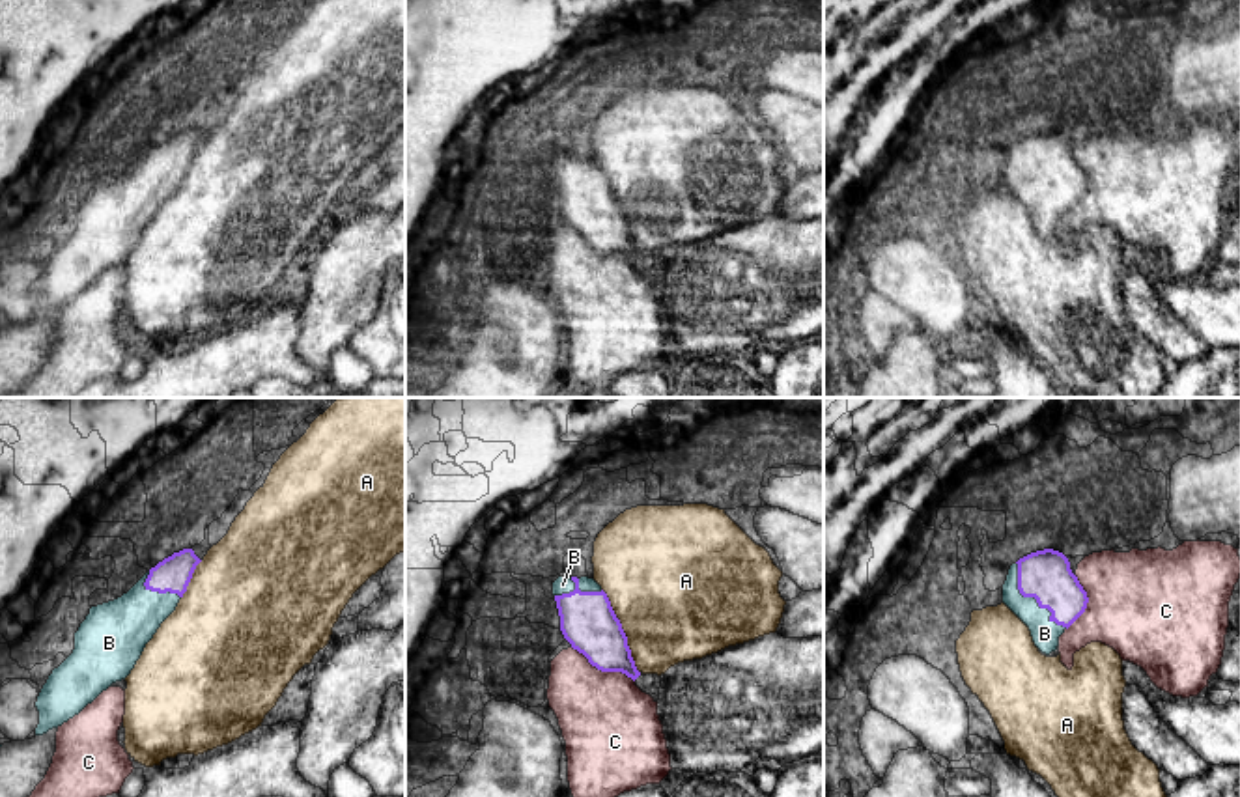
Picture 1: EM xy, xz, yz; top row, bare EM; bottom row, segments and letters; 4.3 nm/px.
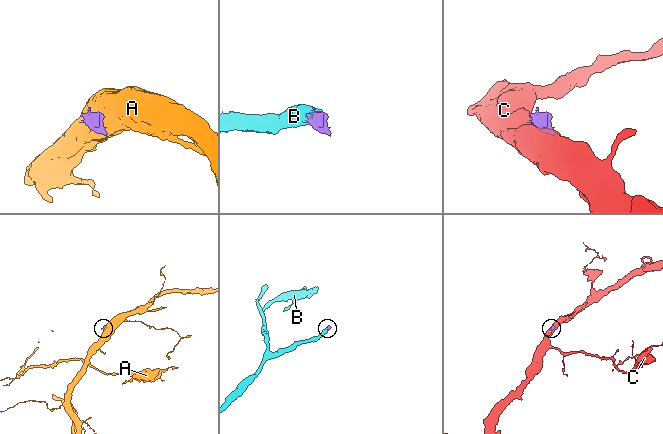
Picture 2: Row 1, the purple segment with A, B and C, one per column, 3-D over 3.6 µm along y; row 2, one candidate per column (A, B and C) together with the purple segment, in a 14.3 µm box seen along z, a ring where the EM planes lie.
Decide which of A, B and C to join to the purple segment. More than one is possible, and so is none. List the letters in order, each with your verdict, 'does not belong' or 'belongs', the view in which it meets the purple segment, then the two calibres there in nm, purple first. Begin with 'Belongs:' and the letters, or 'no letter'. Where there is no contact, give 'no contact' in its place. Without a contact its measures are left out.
Belongs: B
A: does not belong | xz | 240/480 nm
B: belongs | yz | 220/120 nm
C: does not belong | xz | 240/400 nm

